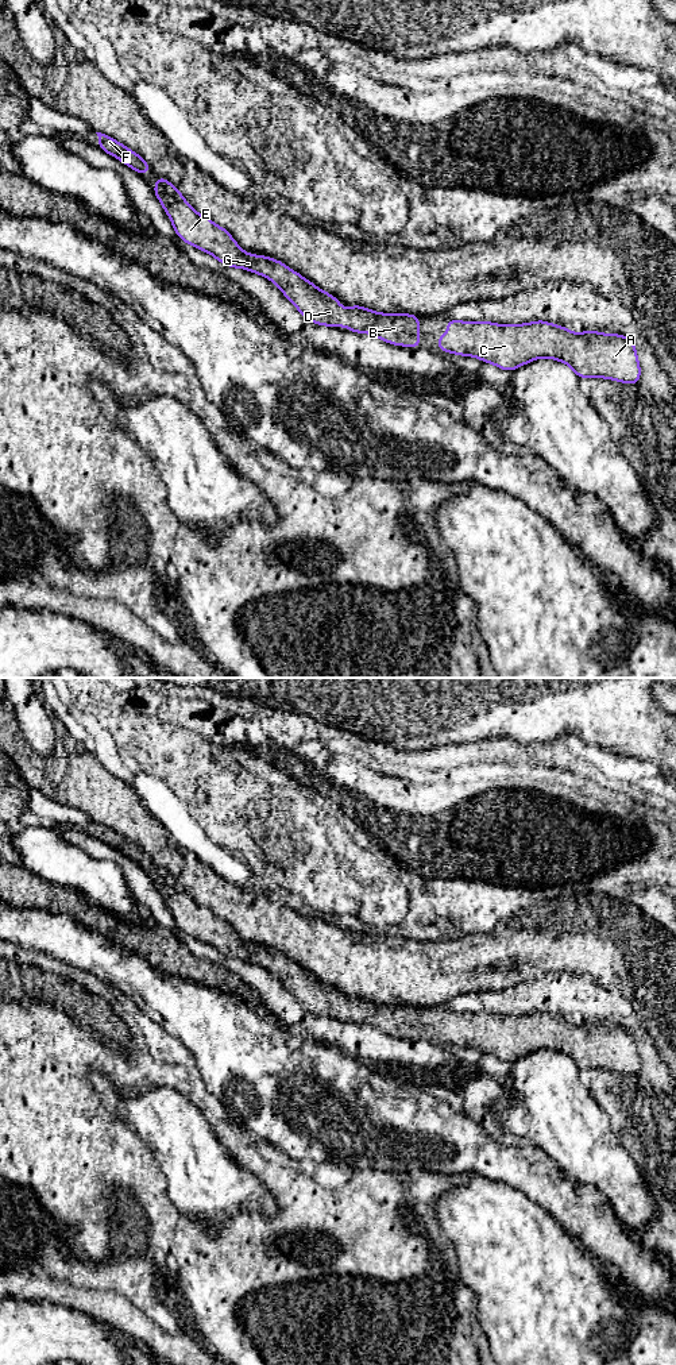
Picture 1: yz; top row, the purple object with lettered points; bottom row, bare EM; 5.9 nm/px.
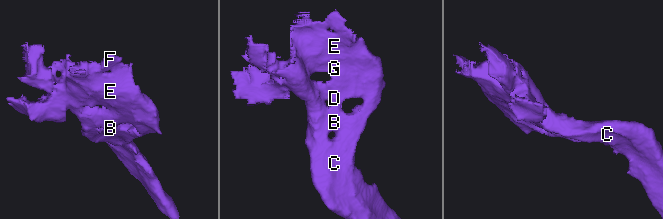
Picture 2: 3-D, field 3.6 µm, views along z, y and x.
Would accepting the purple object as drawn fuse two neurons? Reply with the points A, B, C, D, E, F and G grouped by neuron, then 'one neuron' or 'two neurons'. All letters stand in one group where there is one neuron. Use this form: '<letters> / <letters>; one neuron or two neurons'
A B C D E F G; one neuron

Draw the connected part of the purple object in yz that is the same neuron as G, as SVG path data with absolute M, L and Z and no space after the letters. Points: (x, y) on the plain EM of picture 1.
M166 869L155 871L154 884L170 909L178 929L213 946L223 956L264 967L282 982L306 1011L332 1019L347 1017L349 1023L368 1023L394 1037L420 1038L420 1007L378 1005L359 996L349 996L345 1002L335 987L318 980L281 952L243 942L225 919L197 905Z

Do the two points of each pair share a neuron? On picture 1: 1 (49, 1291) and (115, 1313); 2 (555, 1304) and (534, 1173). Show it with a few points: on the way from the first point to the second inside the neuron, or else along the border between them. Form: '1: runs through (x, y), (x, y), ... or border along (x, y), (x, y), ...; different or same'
1: runs through (65, 1294), (99, 1304); same
2: border along (513, 1188), (521, 1190), (563, 1227); different

